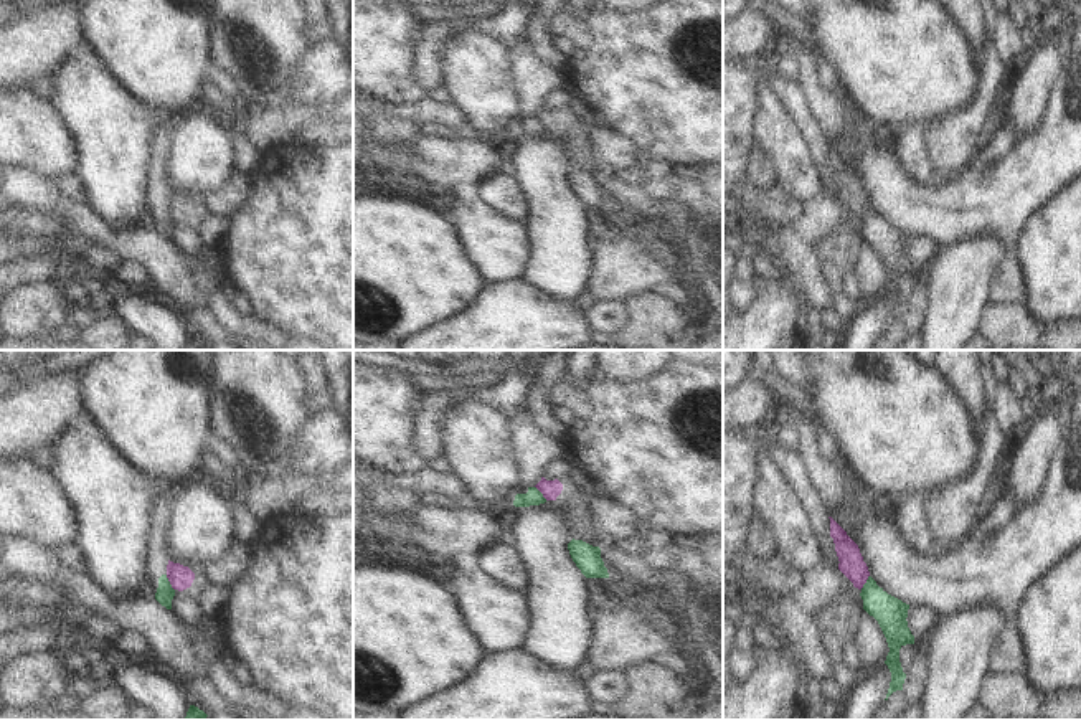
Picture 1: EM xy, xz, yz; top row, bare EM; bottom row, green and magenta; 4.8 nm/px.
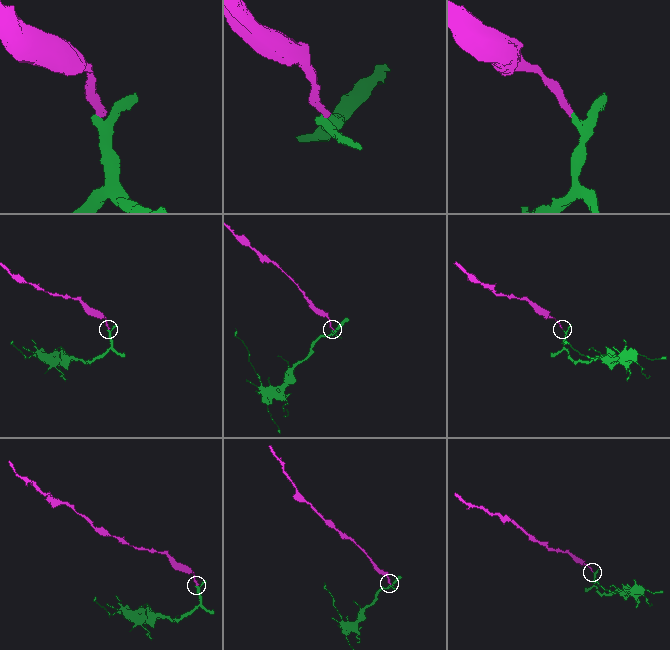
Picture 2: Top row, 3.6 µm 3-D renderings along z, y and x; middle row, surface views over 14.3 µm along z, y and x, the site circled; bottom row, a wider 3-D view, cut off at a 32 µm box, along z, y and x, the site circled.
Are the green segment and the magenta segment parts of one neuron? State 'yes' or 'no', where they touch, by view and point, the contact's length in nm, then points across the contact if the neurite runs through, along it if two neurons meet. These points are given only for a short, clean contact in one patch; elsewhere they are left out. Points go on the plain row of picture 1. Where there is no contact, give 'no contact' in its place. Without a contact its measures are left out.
no; meets green in xy at (169, 213); contact 90 nm long; border along xy (165, 205), (174, 220)

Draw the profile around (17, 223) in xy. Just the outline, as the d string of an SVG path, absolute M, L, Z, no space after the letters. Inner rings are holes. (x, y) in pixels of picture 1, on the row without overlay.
M5 210L0 213L0 233L13 238L54 236L63 230L54 220L33 211Z

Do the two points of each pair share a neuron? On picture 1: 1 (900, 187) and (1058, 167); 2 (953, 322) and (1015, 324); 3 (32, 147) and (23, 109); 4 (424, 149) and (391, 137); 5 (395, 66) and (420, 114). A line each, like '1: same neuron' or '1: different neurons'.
1: same neuron
2: different neurons
3: same neuron
4: different neurons
5: different neurons

